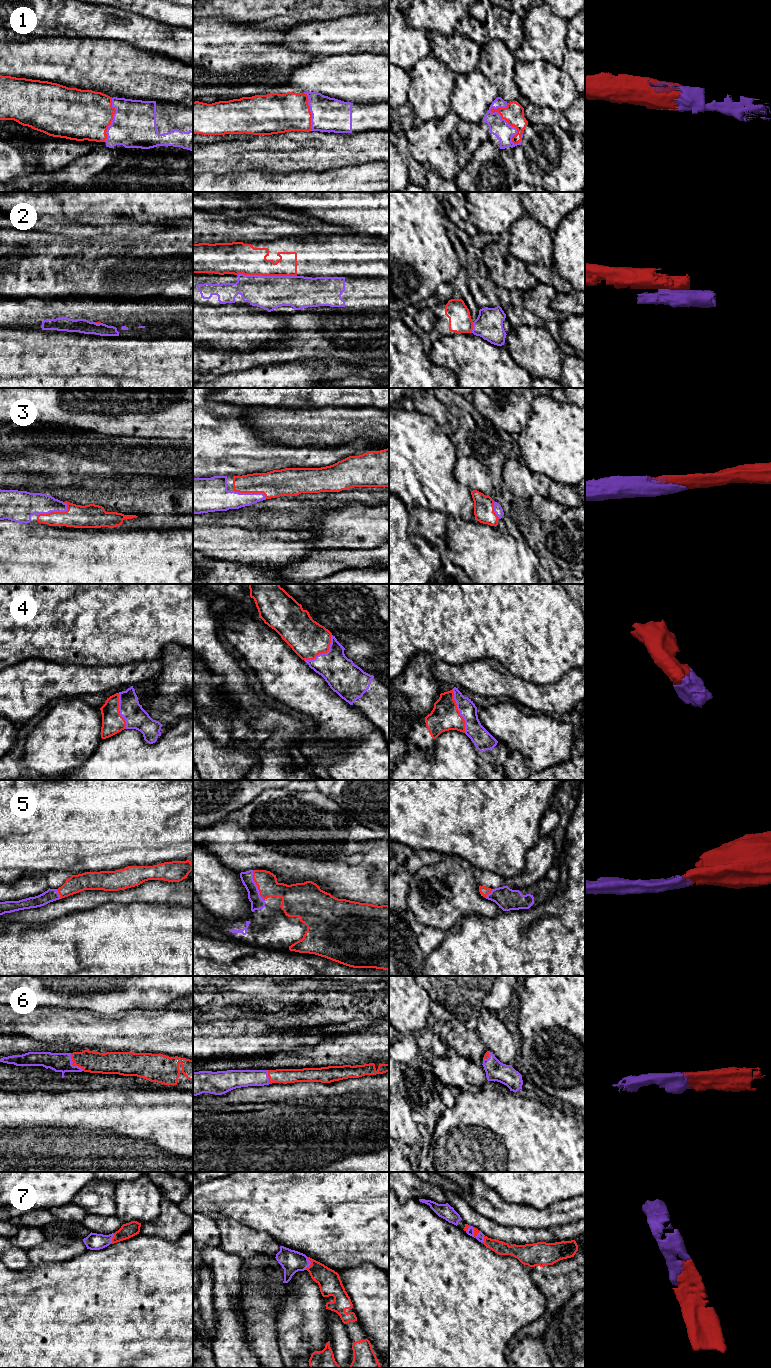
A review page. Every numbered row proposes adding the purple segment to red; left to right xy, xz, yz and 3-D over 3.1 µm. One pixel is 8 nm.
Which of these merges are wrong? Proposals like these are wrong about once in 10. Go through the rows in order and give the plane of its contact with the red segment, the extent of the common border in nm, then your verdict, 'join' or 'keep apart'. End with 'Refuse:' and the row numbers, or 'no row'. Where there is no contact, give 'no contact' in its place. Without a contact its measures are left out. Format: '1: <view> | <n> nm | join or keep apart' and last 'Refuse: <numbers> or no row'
1: yz | 360 nm | join
2: xz | 480 nm | keep apart
3: xy | 260 nm | join
4: yz | 360 nm | join
5: xz | 260 nm | join
6: xy | 180 nm | join
7: xz | 110 nm | join
Refuse: 2

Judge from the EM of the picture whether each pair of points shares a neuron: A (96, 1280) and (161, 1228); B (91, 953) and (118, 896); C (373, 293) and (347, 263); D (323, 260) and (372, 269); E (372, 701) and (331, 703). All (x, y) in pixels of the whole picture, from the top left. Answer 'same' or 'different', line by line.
A: different
B: different
C: different
D: same
E: different

